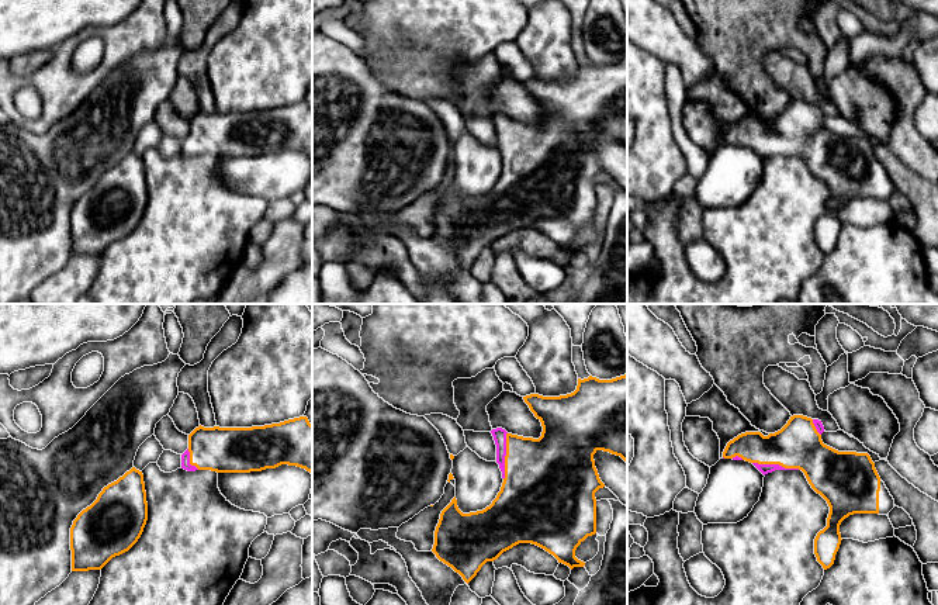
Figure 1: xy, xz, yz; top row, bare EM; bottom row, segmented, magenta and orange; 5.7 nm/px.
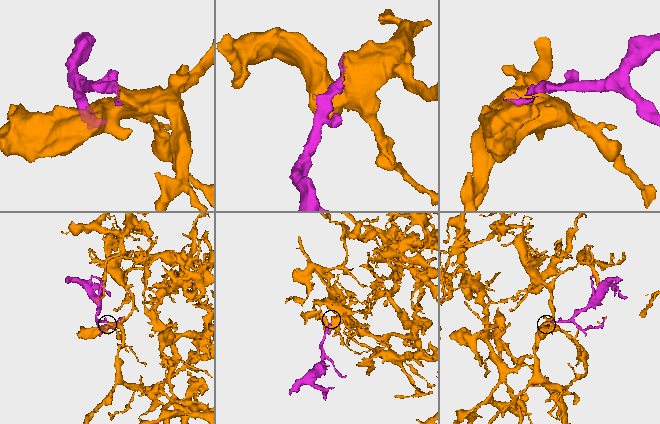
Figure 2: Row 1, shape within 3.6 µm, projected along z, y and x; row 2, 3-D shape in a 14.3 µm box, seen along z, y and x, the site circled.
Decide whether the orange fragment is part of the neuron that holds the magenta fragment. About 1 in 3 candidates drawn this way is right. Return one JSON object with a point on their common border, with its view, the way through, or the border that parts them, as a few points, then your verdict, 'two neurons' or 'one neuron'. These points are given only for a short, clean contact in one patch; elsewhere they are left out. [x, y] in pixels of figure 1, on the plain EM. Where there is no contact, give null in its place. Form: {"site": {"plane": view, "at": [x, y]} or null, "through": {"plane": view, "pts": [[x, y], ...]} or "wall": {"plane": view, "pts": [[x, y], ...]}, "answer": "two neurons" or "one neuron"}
{"site": {"plane": "yz", "at": [776, 149]}, "answer": "one neuron"}

